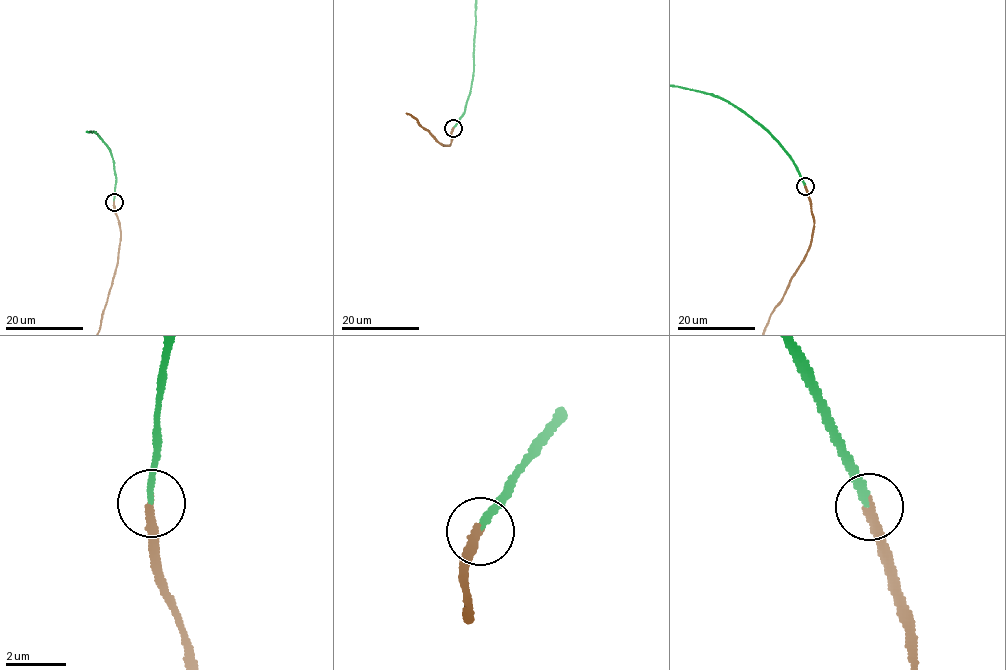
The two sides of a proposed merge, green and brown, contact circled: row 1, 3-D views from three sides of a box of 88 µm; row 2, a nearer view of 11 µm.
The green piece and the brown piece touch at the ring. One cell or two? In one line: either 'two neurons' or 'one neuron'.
one neuron

